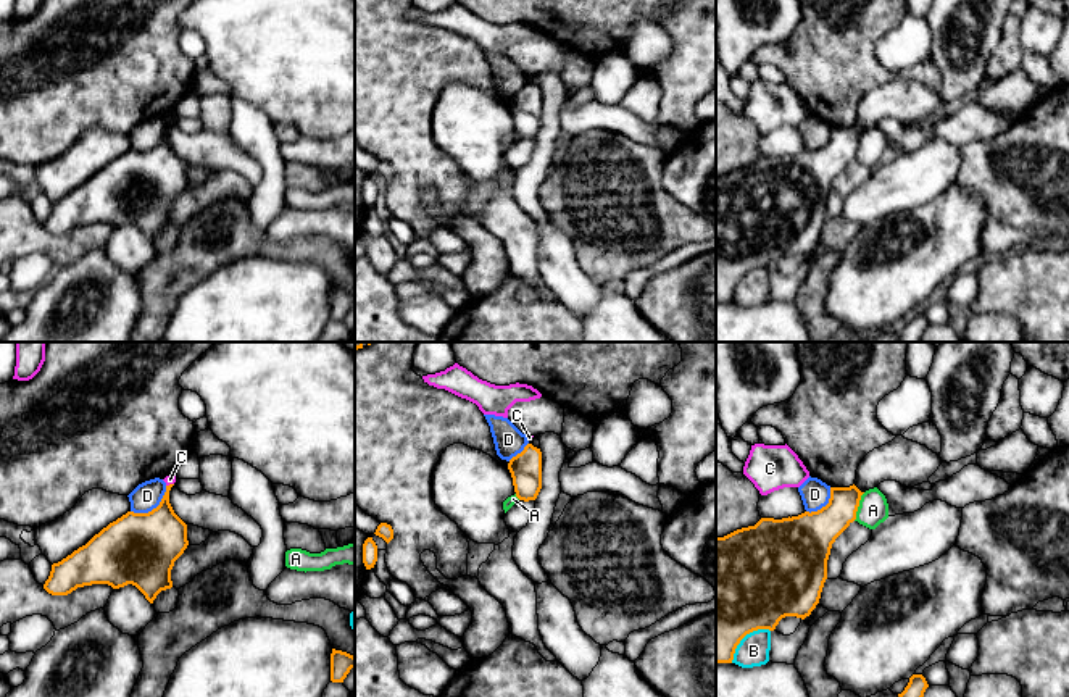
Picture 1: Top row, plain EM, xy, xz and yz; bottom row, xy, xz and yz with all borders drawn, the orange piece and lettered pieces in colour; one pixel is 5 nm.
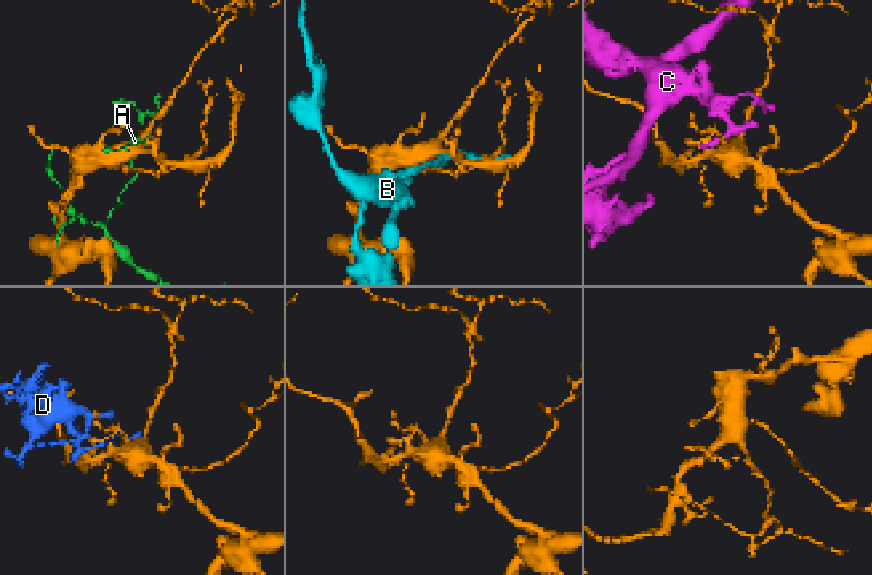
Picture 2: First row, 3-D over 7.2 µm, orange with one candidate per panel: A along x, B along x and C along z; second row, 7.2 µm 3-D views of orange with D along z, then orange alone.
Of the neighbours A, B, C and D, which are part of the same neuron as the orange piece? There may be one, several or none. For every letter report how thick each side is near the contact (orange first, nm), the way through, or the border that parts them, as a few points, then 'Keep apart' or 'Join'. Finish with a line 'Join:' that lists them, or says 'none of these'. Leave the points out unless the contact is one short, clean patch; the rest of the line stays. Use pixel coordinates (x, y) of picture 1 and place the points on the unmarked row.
A: Thickness 200 nm (orange) against 150 nm. Keep apart
B: Thickness 500 nm (orange) against 160 nm. Keep apart
C: Thickness 240 nm (orange) against 50 nm. Boundary: xy (173, 121), (166, 125). Keep apart
D: Thickness 360 nm (orange) against 140 nm. Keep apart
Join: none of these

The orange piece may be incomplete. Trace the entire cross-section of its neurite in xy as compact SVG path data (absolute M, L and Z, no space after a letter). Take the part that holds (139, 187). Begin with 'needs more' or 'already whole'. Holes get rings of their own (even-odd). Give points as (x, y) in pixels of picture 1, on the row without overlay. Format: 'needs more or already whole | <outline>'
already whole | M166 124L160 144L152 150L127 150L95 173L85 184L53 202L44 227L52 234L68 234L77 226L92 223L108 223L113 227L132 223L153 242L161 229L173 226L171 208L189 184L187 163L174 152L169 142L173 124Z

